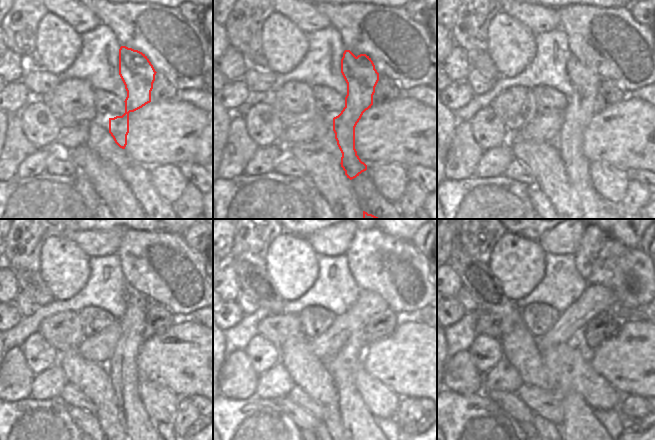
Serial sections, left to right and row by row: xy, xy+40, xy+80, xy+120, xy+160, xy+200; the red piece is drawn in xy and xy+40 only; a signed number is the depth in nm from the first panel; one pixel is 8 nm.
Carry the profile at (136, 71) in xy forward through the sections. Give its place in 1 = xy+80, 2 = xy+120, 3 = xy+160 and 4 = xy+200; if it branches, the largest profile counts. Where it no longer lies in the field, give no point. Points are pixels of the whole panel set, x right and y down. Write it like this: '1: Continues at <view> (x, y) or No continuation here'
1: Continues at xy+80 (585, 83)
2: Continues at xy+120 (122, 366)
3: Continues at xy+160 (358, 422)
4: Continues at xy+200 (579, 422).

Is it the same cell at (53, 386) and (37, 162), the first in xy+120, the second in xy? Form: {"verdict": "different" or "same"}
{"verdict": "same"}

